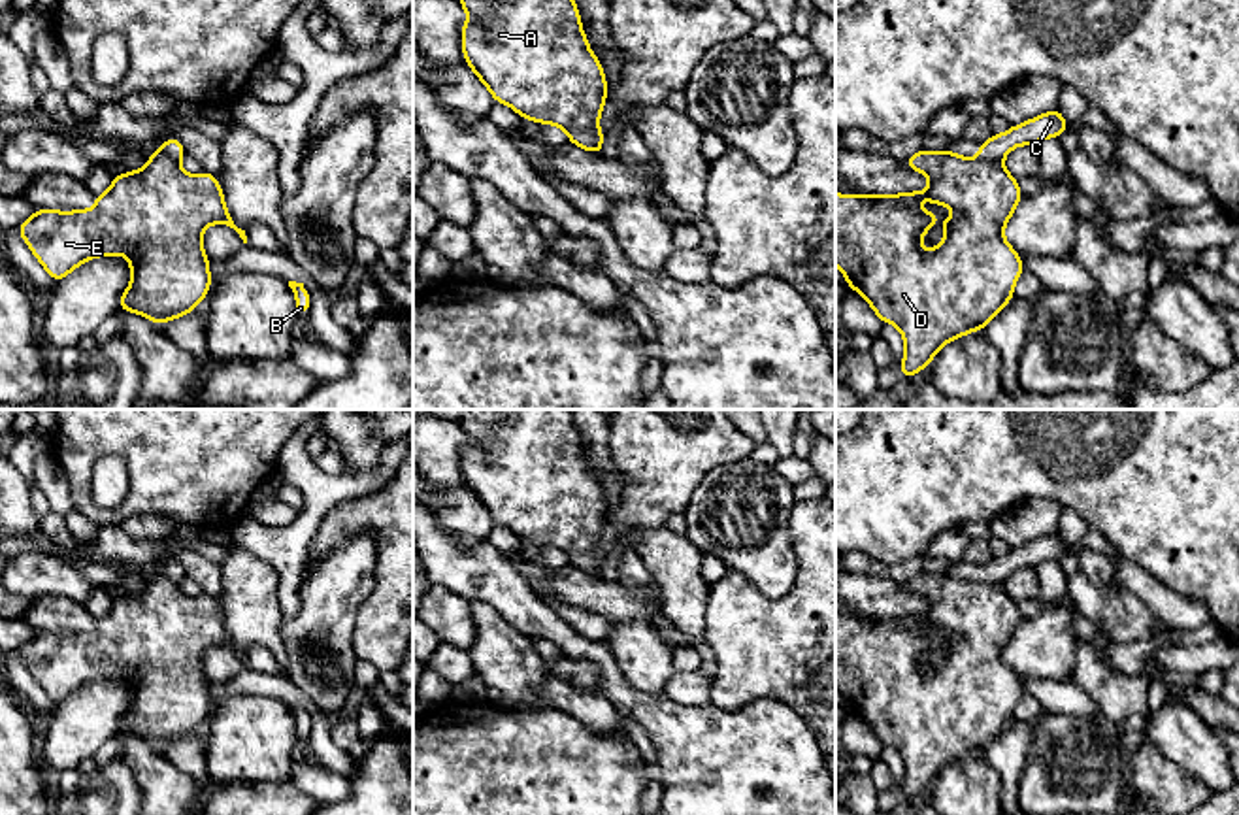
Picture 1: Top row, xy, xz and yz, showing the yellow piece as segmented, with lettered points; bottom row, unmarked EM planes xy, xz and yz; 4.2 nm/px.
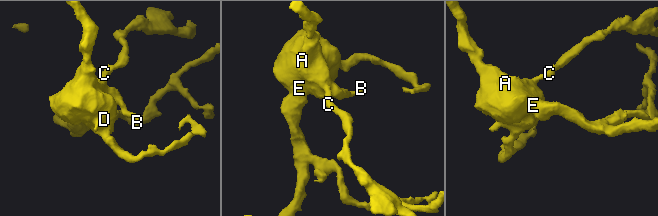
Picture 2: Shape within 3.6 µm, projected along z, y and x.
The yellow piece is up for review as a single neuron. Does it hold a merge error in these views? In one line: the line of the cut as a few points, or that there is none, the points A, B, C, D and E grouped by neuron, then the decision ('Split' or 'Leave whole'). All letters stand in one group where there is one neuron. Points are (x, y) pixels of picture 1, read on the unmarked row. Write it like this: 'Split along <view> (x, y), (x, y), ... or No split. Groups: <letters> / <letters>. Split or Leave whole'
Split along yz (979, 580), (1000, 583). Groups: A B D E / C. Split

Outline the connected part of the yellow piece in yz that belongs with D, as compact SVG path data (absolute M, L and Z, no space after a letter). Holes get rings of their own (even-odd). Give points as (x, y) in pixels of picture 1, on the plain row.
M922 572L903 587L928 598L930 609L903 617L835 615L835 687L849 711L866 721L881 745L900 751L905 766L900 790L907 802L930 789L945 766L983 753L1013 723L1024 689L1003 651L1024 617L1001 583ZM922 621L960 636L941 641L945 662L932 674L922 672L920 660L939 640L915 630Z

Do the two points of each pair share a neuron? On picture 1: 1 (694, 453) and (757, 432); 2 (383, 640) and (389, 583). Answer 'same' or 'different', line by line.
1: different
2: same

